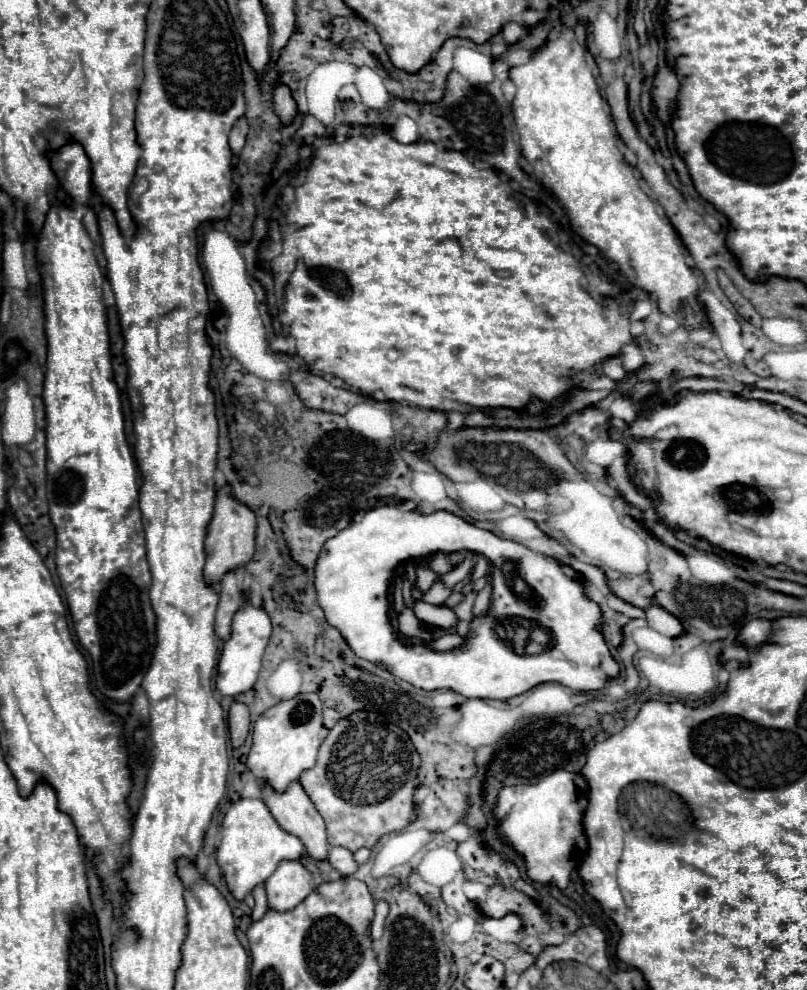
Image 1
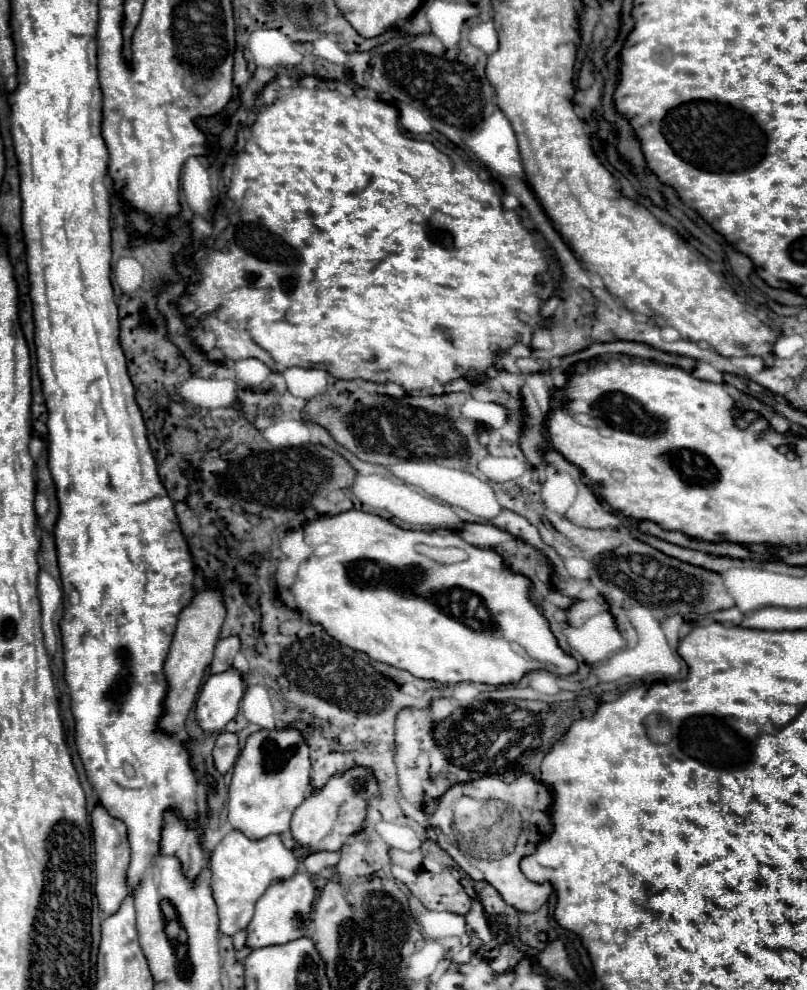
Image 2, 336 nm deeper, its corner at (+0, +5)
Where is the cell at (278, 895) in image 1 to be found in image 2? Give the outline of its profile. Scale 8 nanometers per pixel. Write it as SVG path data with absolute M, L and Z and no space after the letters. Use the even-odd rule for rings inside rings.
M296 871L288 879L276 879L268 889L262 899L256 903L256 911L252 921L248 923L248 941L246 945L252 949L266 947L266 945L282 945L288 941L294 941L302 935L308 935L310 929L310 909L314 901L314 885L310 881L310 875L306 871Z

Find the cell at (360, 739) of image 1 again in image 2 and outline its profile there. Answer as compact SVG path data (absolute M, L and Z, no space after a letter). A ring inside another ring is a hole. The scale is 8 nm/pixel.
M354 767L344 773L334 773L324 787L314 789L292 815L292 835L304 845L302 859L312 851L338 851L362 827L370 799L380 797L380 787L374 773L366 767Z

